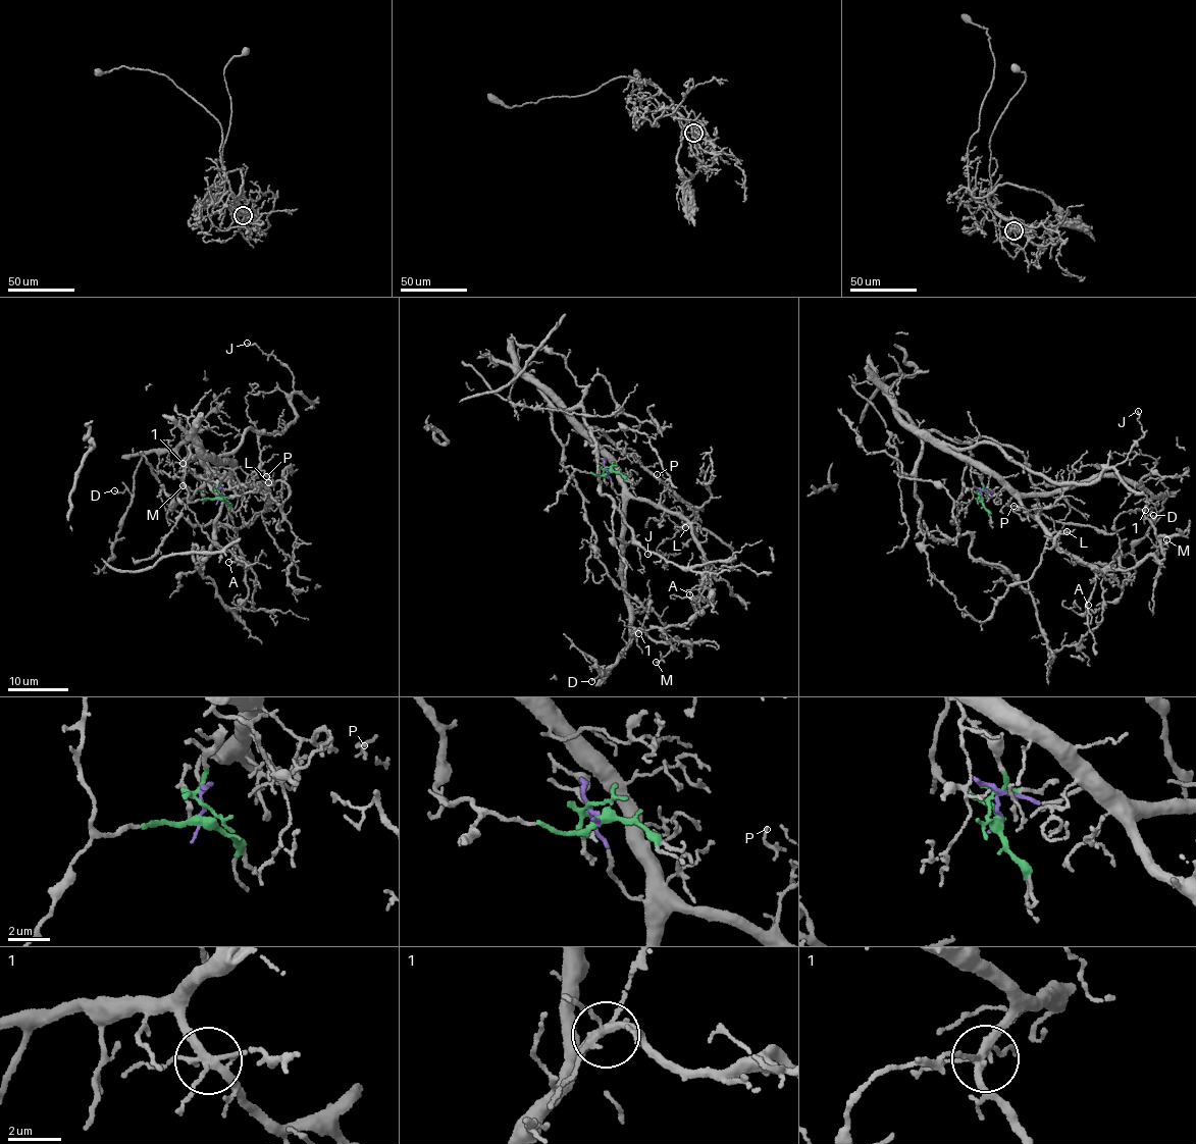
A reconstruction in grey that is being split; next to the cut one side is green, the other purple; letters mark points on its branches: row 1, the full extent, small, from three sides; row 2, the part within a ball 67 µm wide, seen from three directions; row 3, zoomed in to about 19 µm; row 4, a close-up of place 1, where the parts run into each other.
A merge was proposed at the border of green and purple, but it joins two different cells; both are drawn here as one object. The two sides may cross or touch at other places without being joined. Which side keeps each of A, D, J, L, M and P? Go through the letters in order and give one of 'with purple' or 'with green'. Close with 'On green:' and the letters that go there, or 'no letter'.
A: with purple
D: with purple
J: with purple
L: with purple
M: with purple
P: with purple
On green: no letter

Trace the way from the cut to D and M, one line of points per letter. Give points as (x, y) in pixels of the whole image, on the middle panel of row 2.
D: (609, 473), (606, 471), (611, 486), (622, 498), (622, 579), (632, 634), (610, 673), (591, 681)
M: (609, 473), (606, 471), (611, 486), (622, 498), (622, 579), (631, 635), (641, 632), (670, 645), (656, 663)

